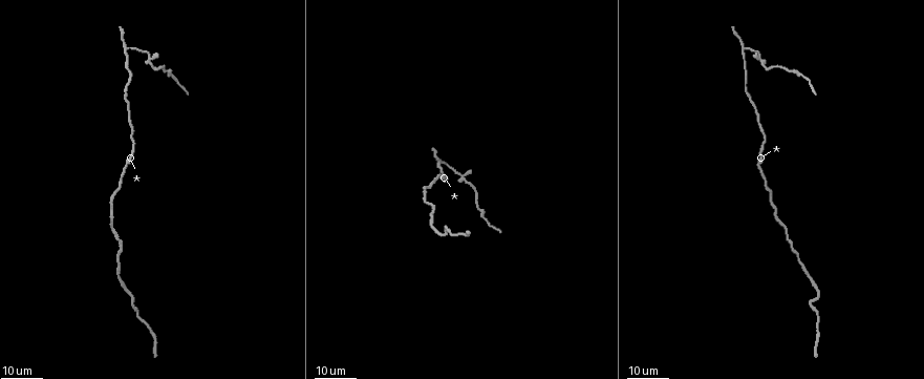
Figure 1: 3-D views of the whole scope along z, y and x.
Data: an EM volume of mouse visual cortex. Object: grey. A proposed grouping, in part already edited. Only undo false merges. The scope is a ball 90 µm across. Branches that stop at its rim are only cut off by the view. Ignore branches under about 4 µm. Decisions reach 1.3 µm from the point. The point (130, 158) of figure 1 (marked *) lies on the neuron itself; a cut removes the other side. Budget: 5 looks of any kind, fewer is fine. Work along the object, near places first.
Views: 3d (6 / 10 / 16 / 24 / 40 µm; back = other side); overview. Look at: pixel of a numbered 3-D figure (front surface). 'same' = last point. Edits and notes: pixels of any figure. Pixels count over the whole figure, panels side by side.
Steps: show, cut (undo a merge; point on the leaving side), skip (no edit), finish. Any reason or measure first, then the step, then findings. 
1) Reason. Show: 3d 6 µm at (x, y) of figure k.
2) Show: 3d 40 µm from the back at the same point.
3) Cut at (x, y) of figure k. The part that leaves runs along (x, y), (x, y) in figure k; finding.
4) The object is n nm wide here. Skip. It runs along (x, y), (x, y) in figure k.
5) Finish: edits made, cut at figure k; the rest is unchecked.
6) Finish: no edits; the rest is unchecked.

Thick turns thin. Show: 3d 24 µm at (170, 76) of figure 1.

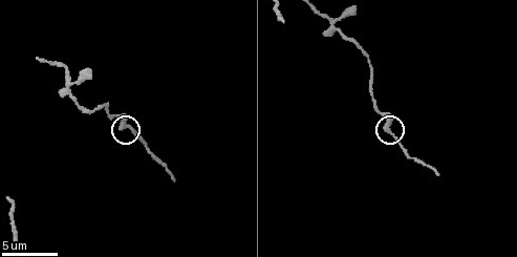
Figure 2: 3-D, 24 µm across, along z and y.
Zoom in. Show: 3d 6 µm at (389, 131) of figure 2.

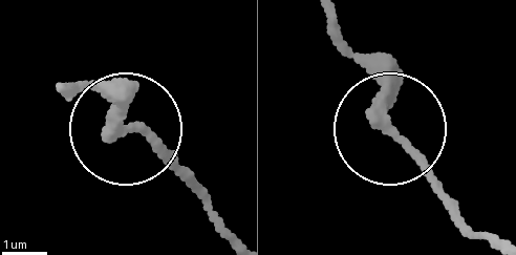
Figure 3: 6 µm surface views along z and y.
Skip. It runs along (71, 86), (106, 98), (192, 184) in figure 3; continuous, no second neuron.

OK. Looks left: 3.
Three arms meet. Show: 3d 24 µm at (742, 46) of figure 1.

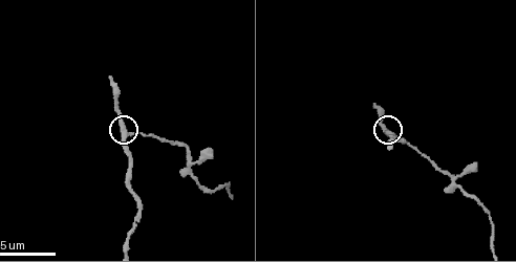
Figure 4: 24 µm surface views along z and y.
Show: 3d 6 µm at (128, 131) of figure 4.

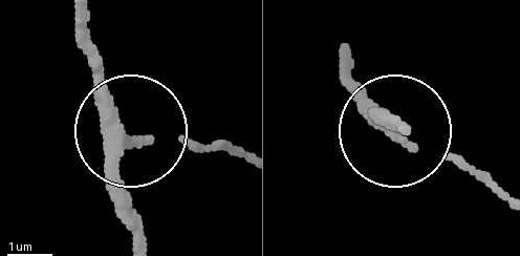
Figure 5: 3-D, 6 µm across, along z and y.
3 arms meet here. Skip. It runs along (395, 131), (343, 78) in figure 5; one neuron here.

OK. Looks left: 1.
Finish: no edits; the rest is unchecked.

